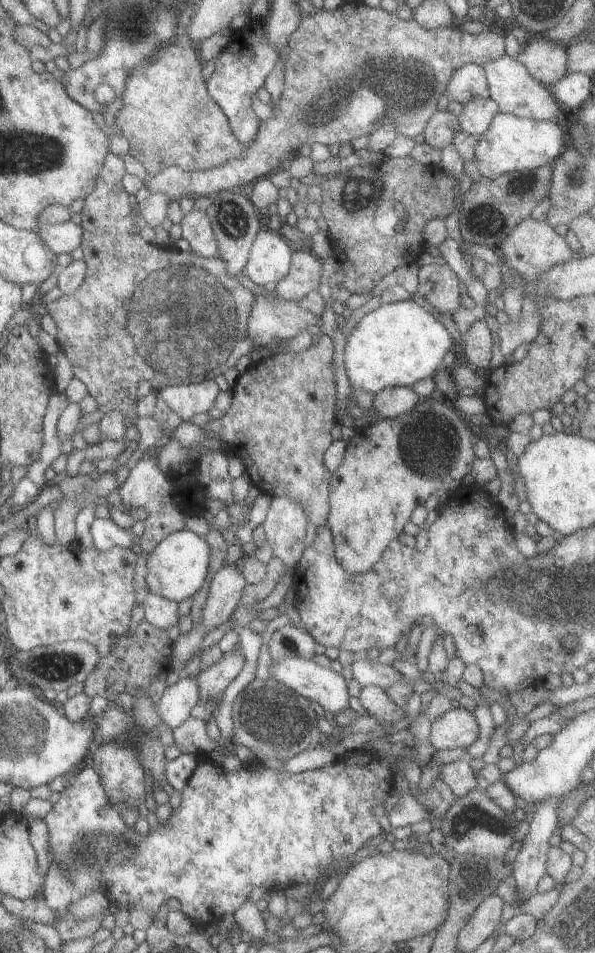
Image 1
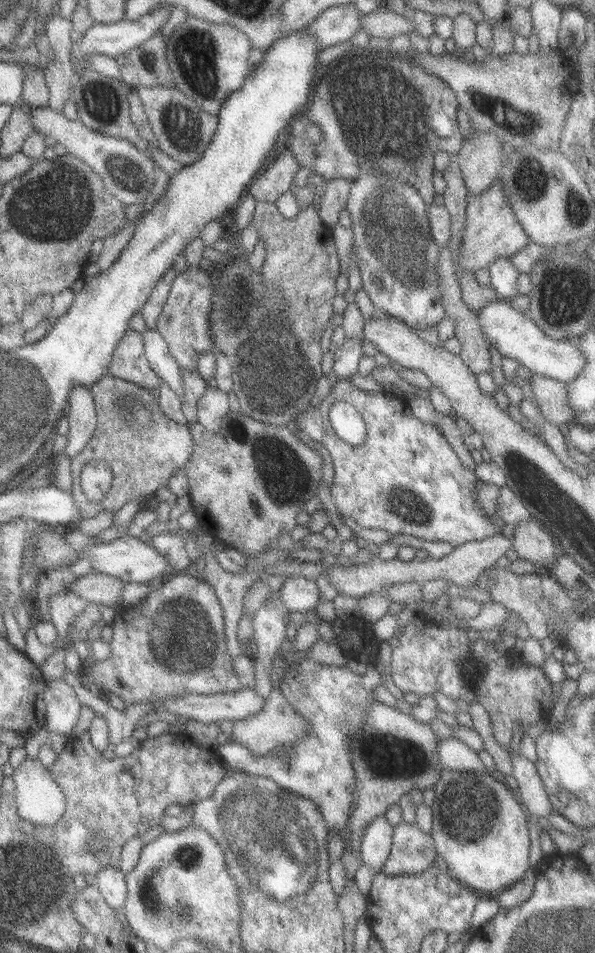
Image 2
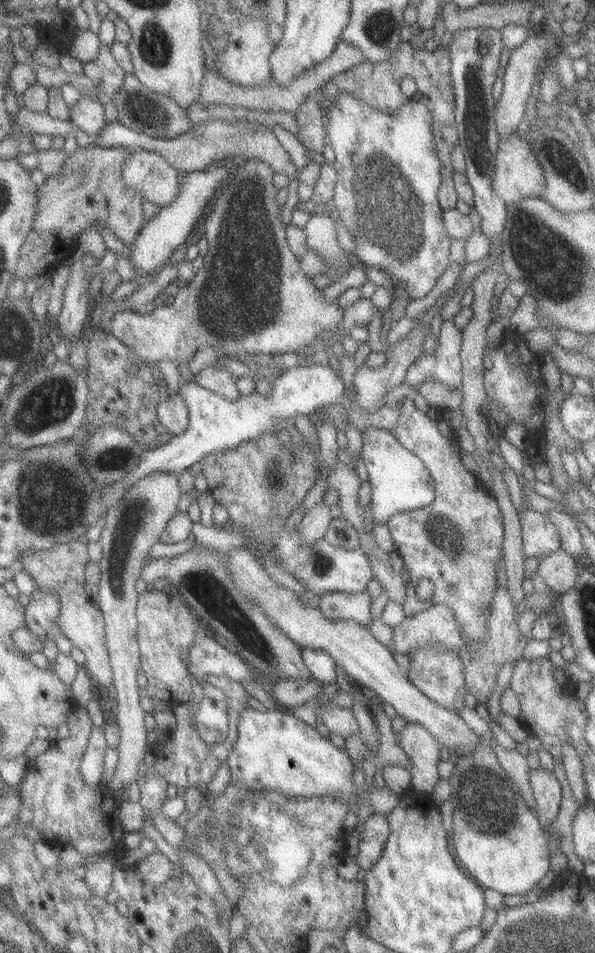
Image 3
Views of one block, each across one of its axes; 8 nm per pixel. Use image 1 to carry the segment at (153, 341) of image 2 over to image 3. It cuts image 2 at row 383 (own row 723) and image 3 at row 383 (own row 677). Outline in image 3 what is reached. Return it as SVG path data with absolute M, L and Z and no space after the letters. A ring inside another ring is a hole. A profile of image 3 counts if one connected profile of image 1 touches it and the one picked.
M315 360L309 364L293 366L283 370L283 373L271 382L271 392L261 396L257 392L239 396L234 402L215 396L209 390L198 386L195 382L180 382L179 392L188 410L188 424L180 433L165 442L162 446L146 451L138 464L126 473L120 482L103 487L101 503L103 510L119 503L123 491L139 478L149 474L180 474L205 456L229 448L237 447L243 442L258 438L261 434L274 432L280 425L288 424L297 416L309 416L323 406L339 405L343 393L342 380L339 373L326 362Z

